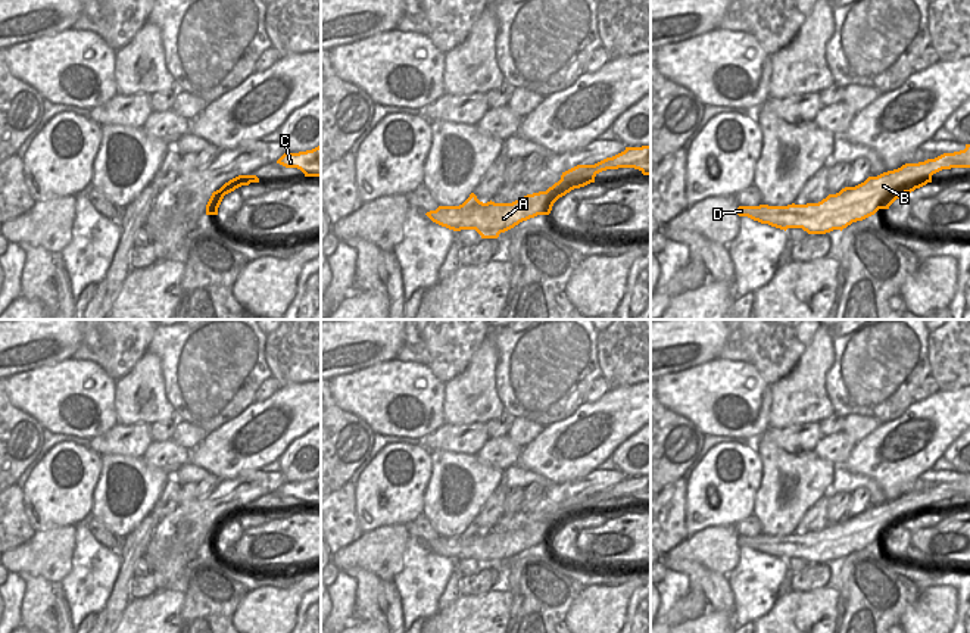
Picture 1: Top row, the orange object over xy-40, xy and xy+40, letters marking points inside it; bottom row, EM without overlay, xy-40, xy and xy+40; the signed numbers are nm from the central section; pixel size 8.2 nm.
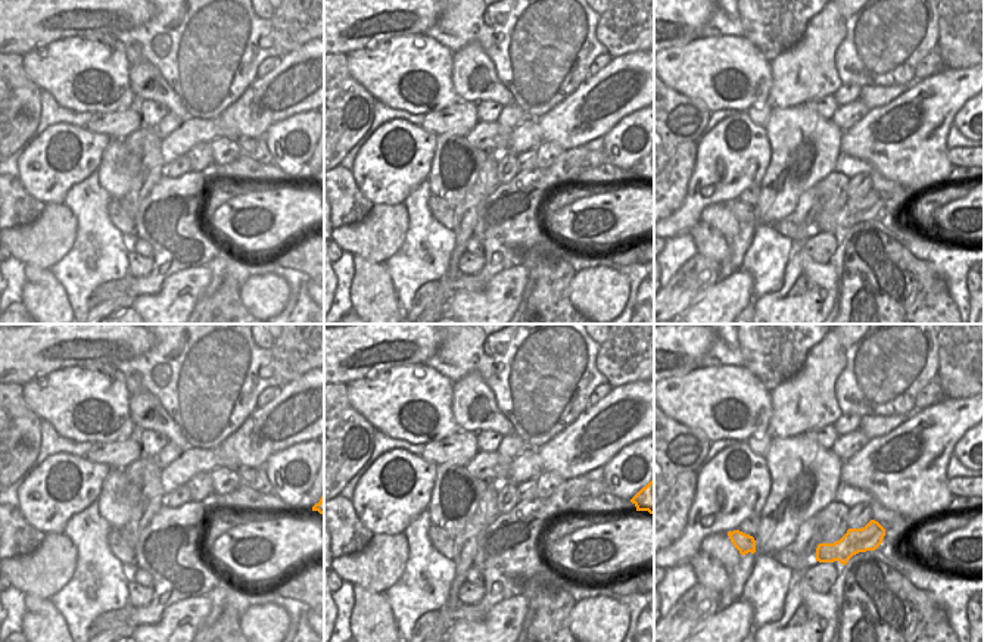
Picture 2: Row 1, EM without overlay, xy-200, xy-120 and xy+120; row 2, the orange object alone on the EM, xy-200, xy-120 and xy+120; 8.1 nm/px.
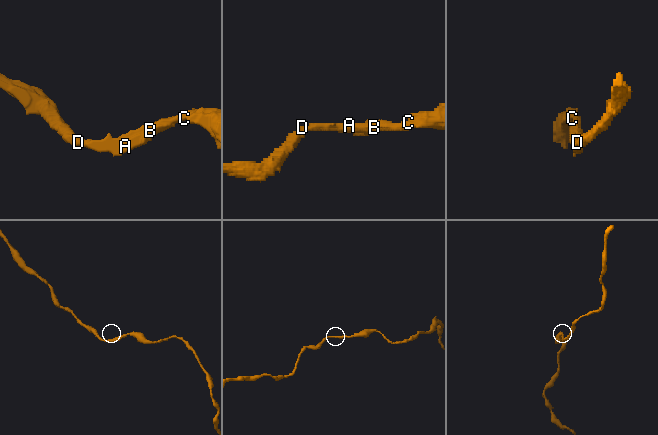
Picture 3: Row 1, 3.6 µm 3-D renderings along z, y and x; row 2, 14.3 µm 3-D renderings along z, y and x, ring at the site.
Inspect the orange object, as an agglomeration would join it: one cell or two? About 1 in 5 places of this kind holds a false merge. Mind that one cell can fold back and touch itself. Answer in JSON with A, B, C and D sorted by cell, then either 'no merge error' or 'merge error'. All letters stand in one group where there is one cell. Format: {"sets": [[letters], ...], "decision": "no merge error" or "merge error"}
{"sets": [["A", "B", "C", "D"]], "decision": "no merge error"}

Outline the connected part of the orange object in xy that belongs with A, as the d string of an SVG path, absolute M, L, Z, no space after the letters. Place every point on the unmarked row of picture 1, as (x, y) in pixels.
M651 475L642 477L626 477L624 481L606 487L595 495L577 495L565 502L562 502L561 509L549 517L546 521L539 521L527 524L512 533L483 533L477 528L474 523L459 536L439 536L436 540L430 540L425 545L436 554L446 556L453 561L461 559L475 559L481 568L498 568L500 562L505 562L523 551L534 548L537 545L549 545L553 533L570 523L574 518L584 517L590 512L595 512L595 506L606 499L618 498L634 498L639 499L643 505L651 505Z

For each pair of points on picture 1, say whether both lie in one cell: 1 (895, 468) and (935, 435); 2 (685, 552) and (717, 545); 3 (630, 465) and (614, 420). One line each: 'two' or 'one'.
1: one
2: one
3: two

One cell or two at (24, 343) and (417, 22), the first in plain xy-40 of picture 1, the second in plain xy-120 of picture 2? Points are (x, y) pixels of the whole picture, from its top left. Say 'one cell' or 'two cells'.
one cell

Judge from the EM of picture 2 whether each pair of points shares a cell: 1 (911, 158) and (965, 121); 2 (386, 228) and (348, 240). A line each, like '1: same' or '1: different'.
1: different
2: same

